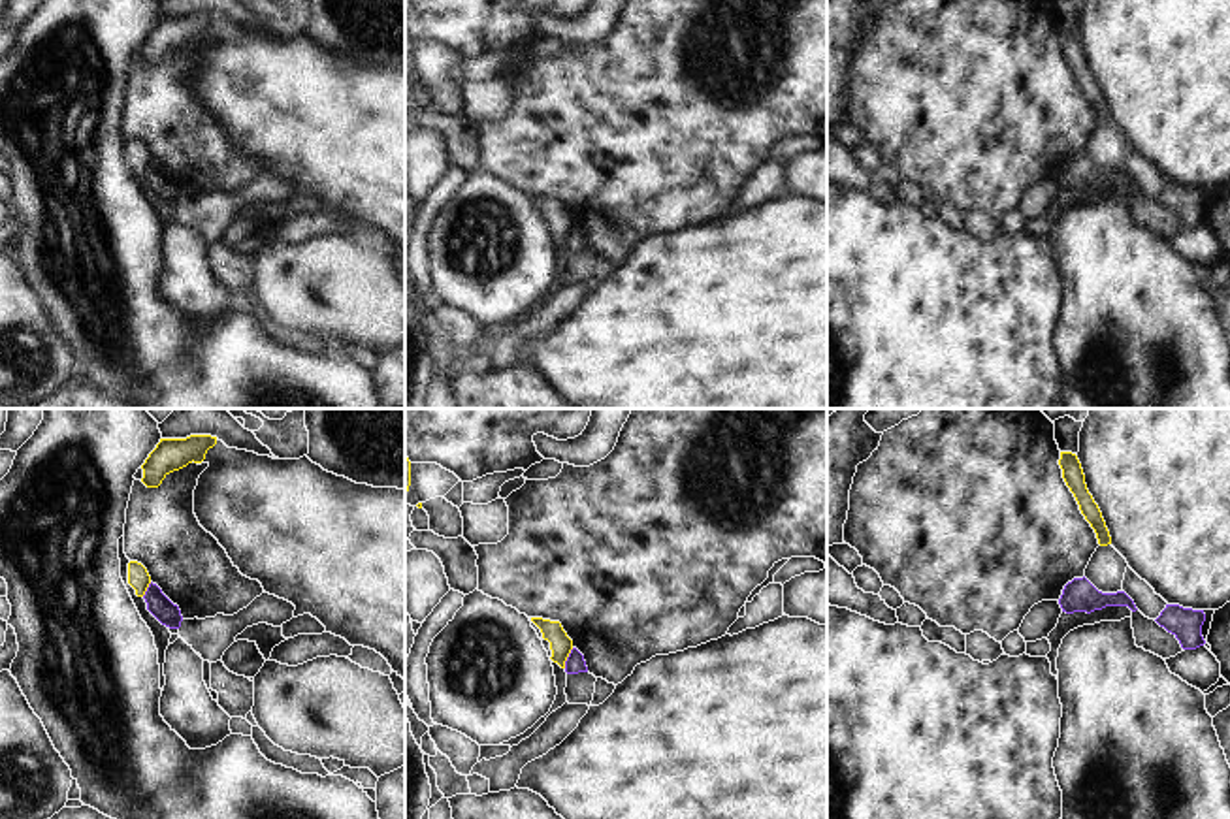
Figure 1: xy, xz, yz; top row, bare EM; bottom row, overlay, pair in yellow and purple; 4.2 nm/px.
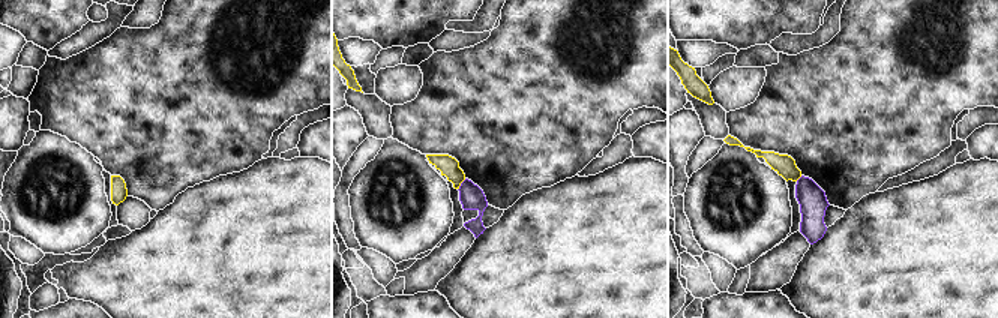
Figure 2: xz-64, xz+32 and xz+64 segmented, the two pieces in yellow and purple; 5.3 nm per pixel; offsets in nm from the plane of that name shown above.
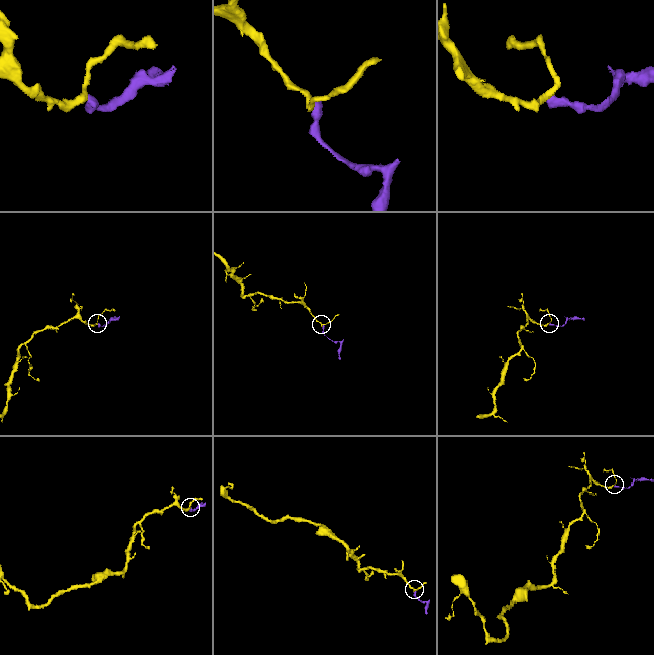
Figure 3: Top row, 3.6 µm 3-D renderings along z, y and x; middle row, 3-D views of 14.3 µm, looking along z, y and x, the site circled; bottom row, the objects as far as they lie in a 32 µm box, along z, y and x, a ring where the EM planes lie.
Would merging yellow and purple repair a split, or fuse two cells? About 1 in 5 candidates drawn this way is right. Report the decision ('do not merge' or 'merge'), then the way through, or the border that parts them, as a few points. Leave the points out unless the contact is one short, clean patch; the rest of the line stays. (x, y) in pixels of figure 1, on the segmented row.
do not merge; border along xz (573, 648), (564, 667)

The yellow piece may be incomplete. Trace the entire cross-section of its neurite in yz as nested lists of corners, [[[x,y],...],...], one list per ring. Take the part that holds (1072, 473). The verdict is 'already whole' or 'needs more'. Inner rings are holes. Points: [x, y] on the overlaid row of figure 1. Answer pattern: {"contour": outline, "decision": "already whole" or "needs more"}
{"contour": [[[1060,452],[1059,465],[1062,469],[1062,478],[1066,486],[1070,488],[1070,491],[1074,493],[1079,505],[1081,514],[1094,529],[1098,544],[1100,546],[1111,544],[1111,537],[1102,518],[1102,512],[1087,490],[1085,474],[1083,474],[1077,456],[1072,452]]], "decision": "already whole"}

